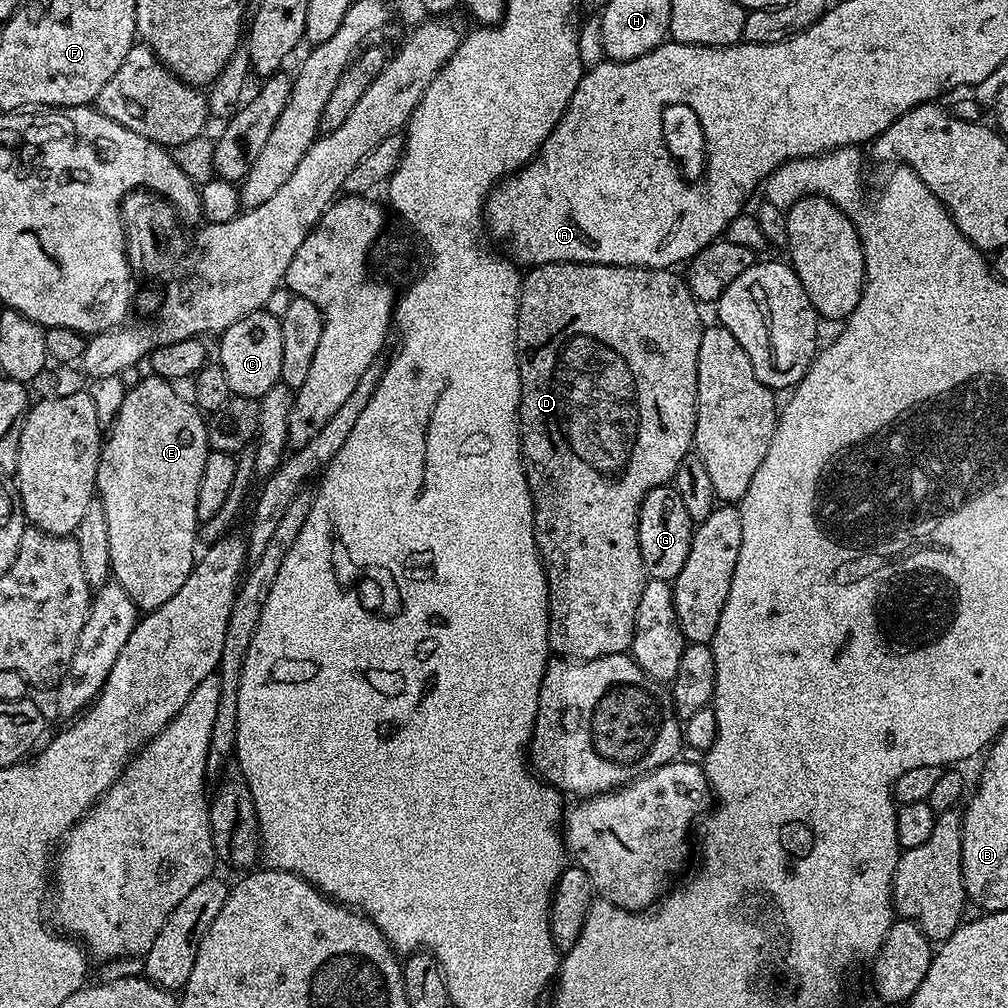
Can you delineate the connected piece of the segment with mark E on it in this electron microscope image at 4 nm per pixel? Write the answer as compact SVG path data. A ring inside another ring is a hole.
M151 374L145 376L145 380L127 389L121 409L103 437L96 491L106 510L115 583L130 594L137 609L151 610L162 606L162 602L170 602L170 598L182 590L182 582L190 578L198 559L198 486L210 449L205 413L185 393L184 397L173 381Z

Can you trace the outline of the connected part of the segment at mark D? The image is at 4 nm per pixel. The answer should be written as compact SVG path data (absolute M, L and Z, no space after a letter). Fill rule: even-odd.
M538 264L529 267L523 273L520 282L520 305L516 319L516 359L520 362L520 458L524 465L526 482L532 491L532 513L534 514L534 534L536 535L536 550L540 561L544 564L544 572L548 575L548 647L557 657L569 662L578 660L593 660L619 652L627 653L632 647L634 626L638 614L638 600L642 598L642 590L646 583L646 573L642 562L642 550L638 546L638 518L640 507L650 490L663 488L675 477L678 462L686 458L694 448L696 439L696 399L698 398L698 345L702 342L705 321L700 321L698 301L688 289L688 281L676 270L667 268L627 268L617 264Z

